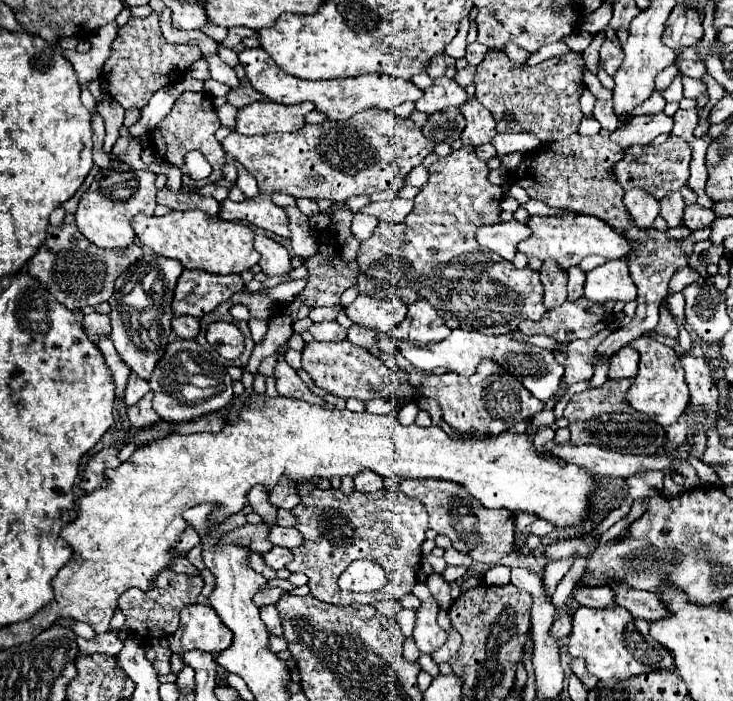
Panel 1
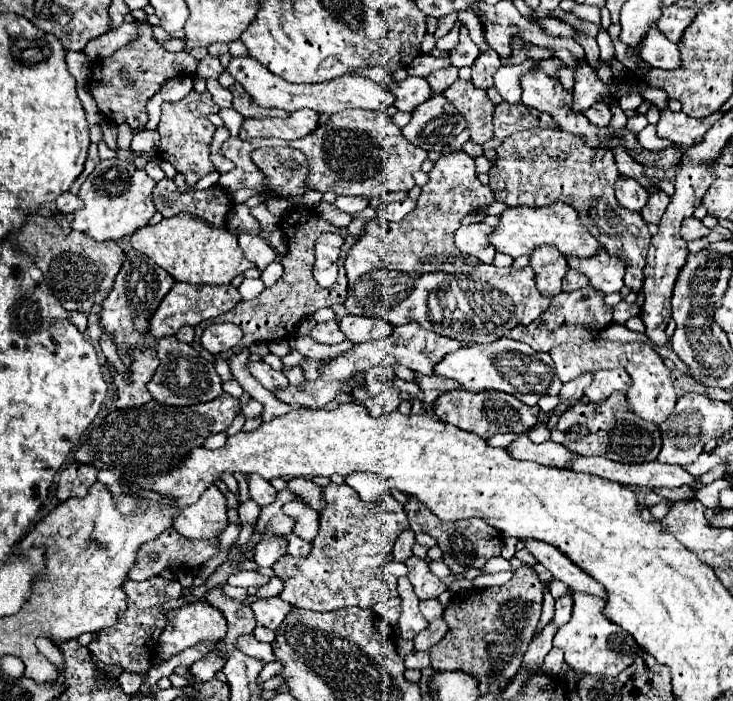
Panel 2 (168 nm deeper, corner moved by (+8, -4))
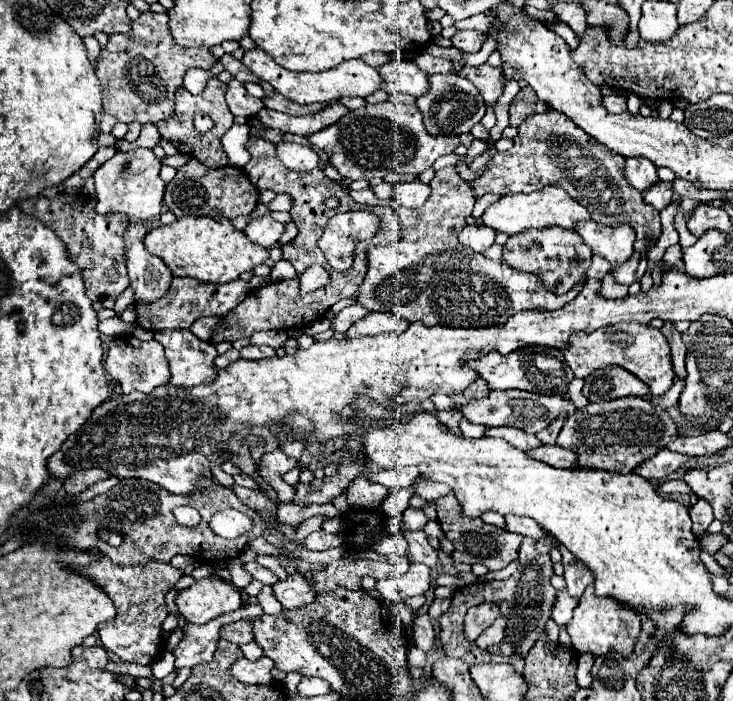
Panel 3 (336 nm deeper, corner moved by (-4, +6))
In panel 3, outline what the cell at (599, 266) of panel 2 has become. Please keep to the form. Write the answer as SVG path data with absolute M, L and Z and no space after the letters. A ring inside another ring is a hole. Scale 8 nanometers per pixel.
M588 219L588 221L576 221L574 231L580 233L580 237L584 237L584 243L592 247L596 255L602 255L612 265L622 265L634 253L632 249L634 233L632 227L624 223L616 227L608 227Z

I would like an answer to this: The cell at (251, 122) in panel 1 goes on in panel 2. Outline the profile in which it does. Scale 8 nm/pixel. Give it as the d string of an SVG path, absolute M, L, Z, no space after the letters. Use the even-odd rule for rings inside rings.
M298 109L284 119L244 119L240 125L240 139L252 137L280 137L280 139L302 139L312 133L318 125L318 113L312 109Z

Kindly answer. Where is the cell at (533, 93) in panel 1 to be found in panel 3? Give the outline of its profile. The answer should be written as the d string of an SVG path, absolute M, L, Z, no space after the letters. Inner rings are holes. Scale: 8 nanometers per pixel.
M522 89L514 103L510 105L510 125L512 127L518 127L528 115L534 115L534 113L542 113L542 111L548 111L550 107L544 105L544 101L540 101L538 97L534 97L532 89Z

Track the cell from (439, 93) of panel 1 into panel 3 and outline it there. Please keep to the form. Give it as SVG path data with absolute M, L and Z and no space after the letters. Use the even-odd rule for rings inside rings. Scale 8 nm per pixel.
M404 59L388 61L376 69L382 77L382 89L388 94L388 99L392 103L403 103L401 97L405 94L402 93L420 97L422 93L428 91L428 75L416 69L412 61L404 61Z

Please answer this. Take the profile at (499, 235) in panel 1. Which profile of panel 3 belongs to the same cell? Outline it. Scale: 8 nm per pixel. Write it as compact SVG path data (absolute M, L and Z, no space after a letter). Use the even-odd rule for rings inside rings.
M474 223L474 225L466 225L460 233L458 233L458 241L466 247L470 247L476 253L486 251L492 243L494 243L496 231L492 227L486 227L482 223Z

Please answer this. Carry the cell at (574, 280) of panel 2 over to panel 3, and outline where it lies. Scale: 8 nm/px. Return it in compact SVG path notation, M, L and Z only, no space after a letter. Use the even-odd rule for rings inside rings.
M594 255L592 257L592 267L588 269L588 273L586 273L586 277L594 277L594 279L602 279L608 271L612 269L612 265L604 259L604 257L600 257L600 255Z

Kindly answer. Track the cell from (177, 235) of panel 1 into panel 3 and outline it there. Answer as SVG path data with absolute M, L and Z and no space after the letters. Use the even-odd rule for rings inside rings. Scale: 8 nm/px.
M182 217L172 225L160 225L144 237L150 253L158 255L176 277L194 277L206 283L228 283L244 271L252 271L268 259L268 249L254 245L242 231L236 231L228 219Z

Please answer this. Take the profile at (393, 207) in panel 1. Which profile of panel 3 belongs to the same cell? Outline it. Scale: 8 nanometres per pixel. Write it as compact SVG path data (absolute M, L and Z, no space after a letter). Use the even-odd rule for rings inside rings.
M418 179L410 183L396 183L394 197L404 207L420 207L430 197L430 185L424 185Z

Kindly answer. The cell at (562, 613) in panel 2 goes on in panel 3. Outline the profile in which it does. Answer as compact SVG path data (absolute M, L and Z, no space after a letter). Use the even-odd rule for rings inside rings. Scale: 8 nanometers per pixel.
M562 545L558 549L562 553L566 589L572 597L580 597L584 593L586 585L592 585L592 573L588 573L588 569L584 569L584 565L580 565L580 561L576 561L576 557L572 557L572 553L568 553L568 549L564 549Z

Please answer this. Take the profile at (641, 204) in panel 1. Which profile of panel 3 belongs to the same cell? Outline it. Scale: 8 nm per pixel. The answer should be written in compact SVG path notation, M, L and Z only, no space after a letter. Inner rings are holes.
M628 157L624 163L624 175L626 175L626 181L638 191L644 191L658 181L656 165L652 165L652 161L644 157Z

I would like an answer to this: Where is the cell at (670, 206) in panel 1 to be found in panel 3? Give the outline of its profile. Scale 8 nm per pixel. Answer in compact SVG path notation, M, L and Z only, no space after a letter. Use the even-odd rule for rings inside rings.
M658 181L658 183L654 183L648 191L644 191L642 197L644 197L644 203L648 203L648 205L652 205L654 209L662 211L662 209L670 203L672 193L674 193L674 191L672 191L672 181Z

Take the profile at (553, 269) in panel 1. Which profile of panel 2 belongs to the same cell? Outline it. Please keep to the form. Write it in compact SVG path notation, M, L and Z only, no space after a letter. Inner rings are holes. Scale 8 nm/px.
M538 247L530 255L530 265L536 273L536 287L544 297L554 297L560 293L562 277L568 271L566 257L554 247Z

